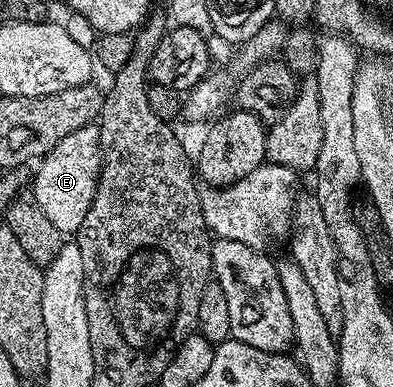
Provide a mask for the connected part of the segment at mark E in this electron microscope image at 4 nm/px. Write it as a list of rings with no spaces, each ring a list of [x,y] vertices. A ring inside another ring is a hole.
[[[98,124],[81,127],[81,131],[73,131],[73,135],[65,135],[57,147],[53,147],[47,152],[46,157],[38,162],[39,170],[35,173],[35,194],[33,200],[41,211],[45,211],[45,219],[57,227],[65,235],[78,234],[81,223],[89,211],[89,207],[95,198],[97,183],[99,182],[99,169],[103,166],[103,148],[101,147],[101,135]]]

